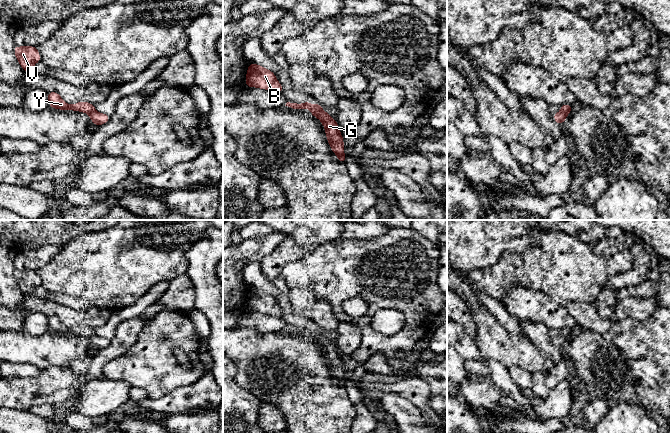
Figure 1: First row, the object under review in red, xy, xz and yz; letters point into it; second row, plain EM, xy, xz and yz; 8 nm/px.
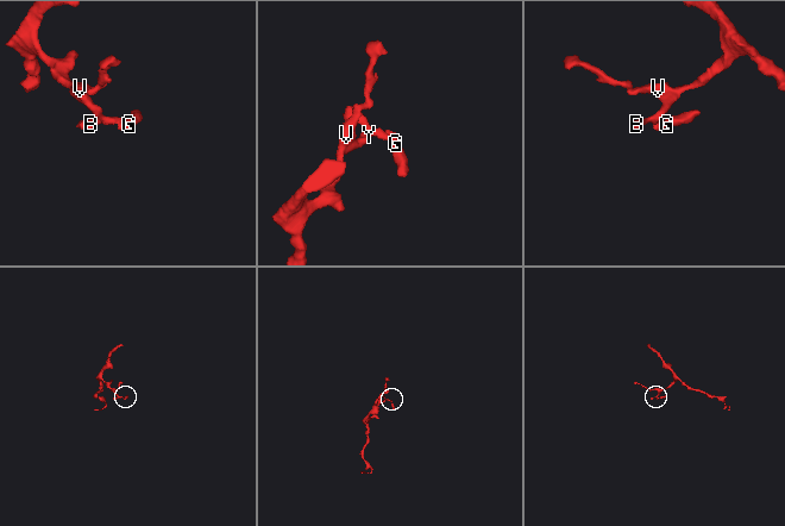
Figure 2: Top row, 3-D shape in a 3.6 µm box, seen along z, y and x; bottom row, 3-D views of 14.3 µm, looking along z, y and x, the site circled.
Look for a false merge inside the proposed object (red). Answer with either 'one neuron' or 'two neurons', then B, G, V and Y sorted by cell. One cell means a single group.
two neurons; groups B V Y / G

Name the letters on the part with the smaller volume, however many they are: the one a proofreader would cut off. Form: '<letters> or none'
G

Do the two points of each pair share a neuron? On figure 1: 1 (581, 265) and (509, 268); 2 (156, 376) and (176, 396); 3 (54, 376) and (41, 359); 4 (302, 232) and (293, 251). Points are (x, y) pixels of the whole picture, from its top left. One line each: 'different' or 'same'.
1: same
2: different
3: different
4: different

